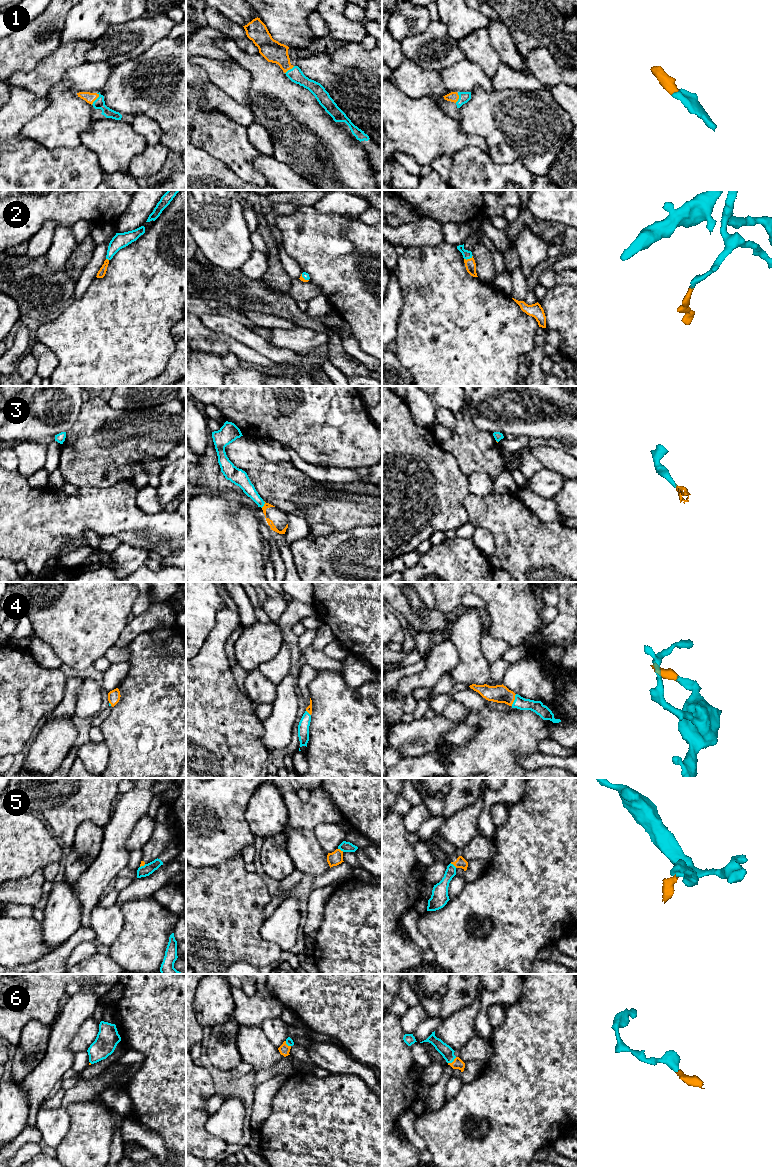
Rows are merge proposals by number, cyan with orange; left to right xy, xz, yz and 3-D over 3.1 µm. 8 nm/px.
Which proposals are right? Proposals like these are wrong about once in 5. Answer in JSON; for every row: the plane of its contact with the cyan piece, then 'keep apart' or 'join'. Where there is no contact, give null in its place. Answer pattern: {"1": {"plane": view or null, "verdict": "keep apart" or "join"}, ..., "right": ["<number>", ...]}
{"1": {"plane": "xy", "verdict": "join"}, "2": {"plane": "yz", "verdict": "join"}, "3": {"plane": "xz", "verdict": "join"}, "4": {"plane": "yz", "verdict": "join"}, "5": {"plane": "yz", "verdict": "keep apart"}, "6": {"plane": "yz", "verdict": "join"}, "right": ["1", "2", "3", "4", "6"]}

